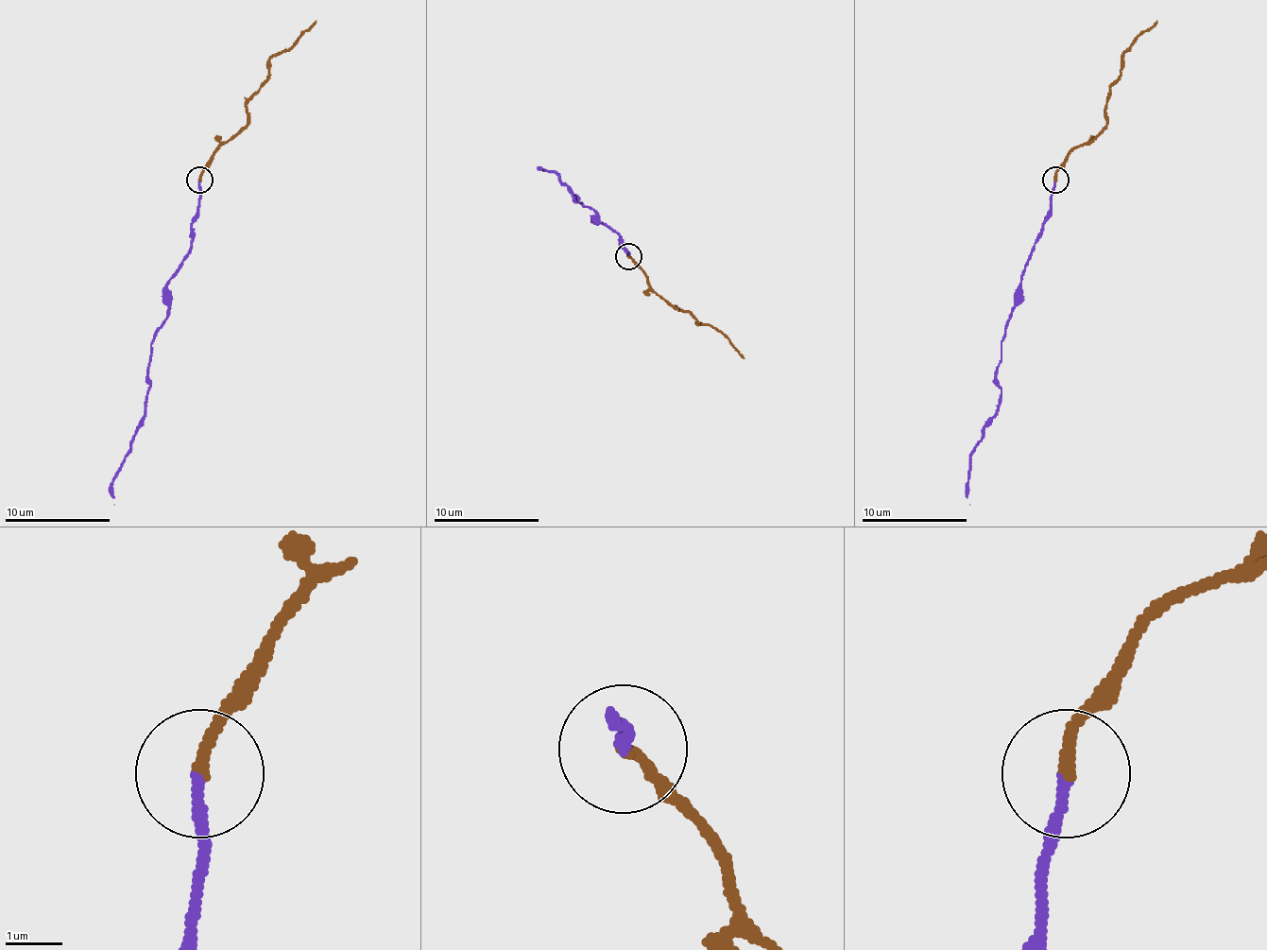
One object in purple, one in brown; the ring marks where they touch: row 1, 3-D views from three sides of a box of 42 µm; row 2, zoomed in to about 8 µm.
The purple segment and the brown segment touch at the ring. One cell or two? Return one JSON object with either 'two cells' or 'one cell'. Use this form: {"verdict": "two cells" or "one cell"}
{"verdict": "two cells"}

